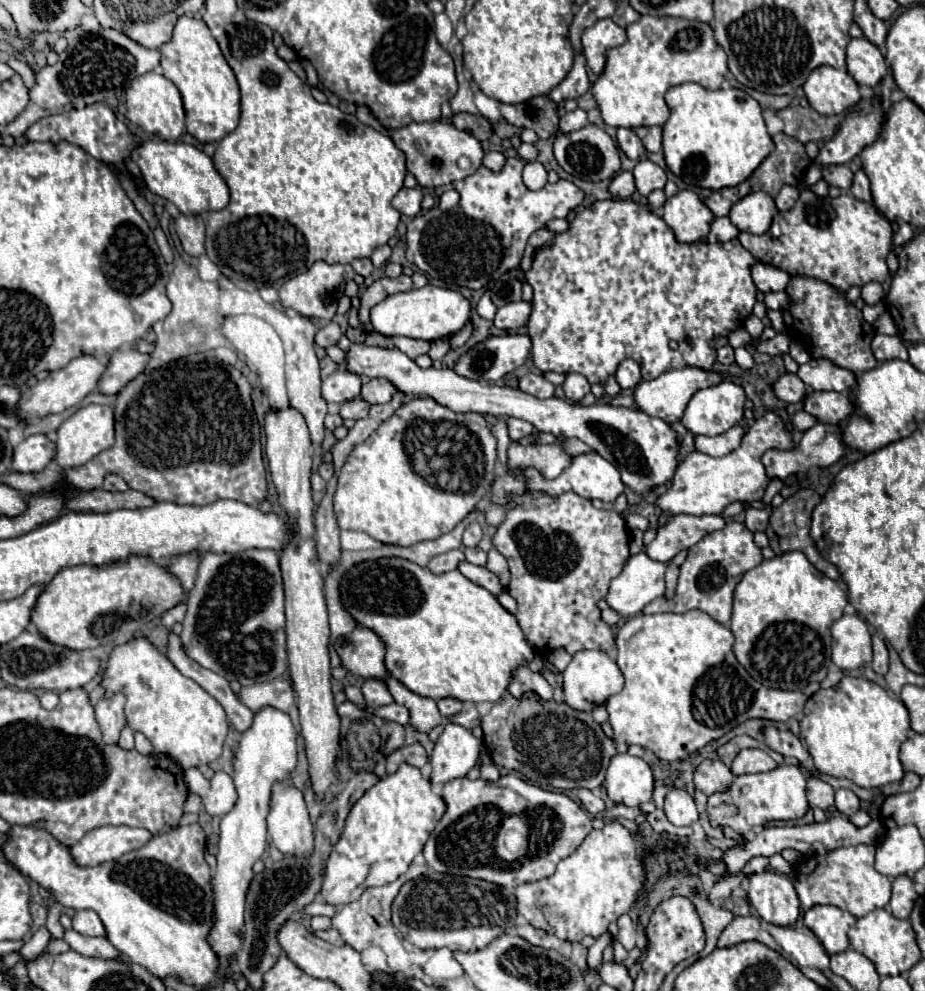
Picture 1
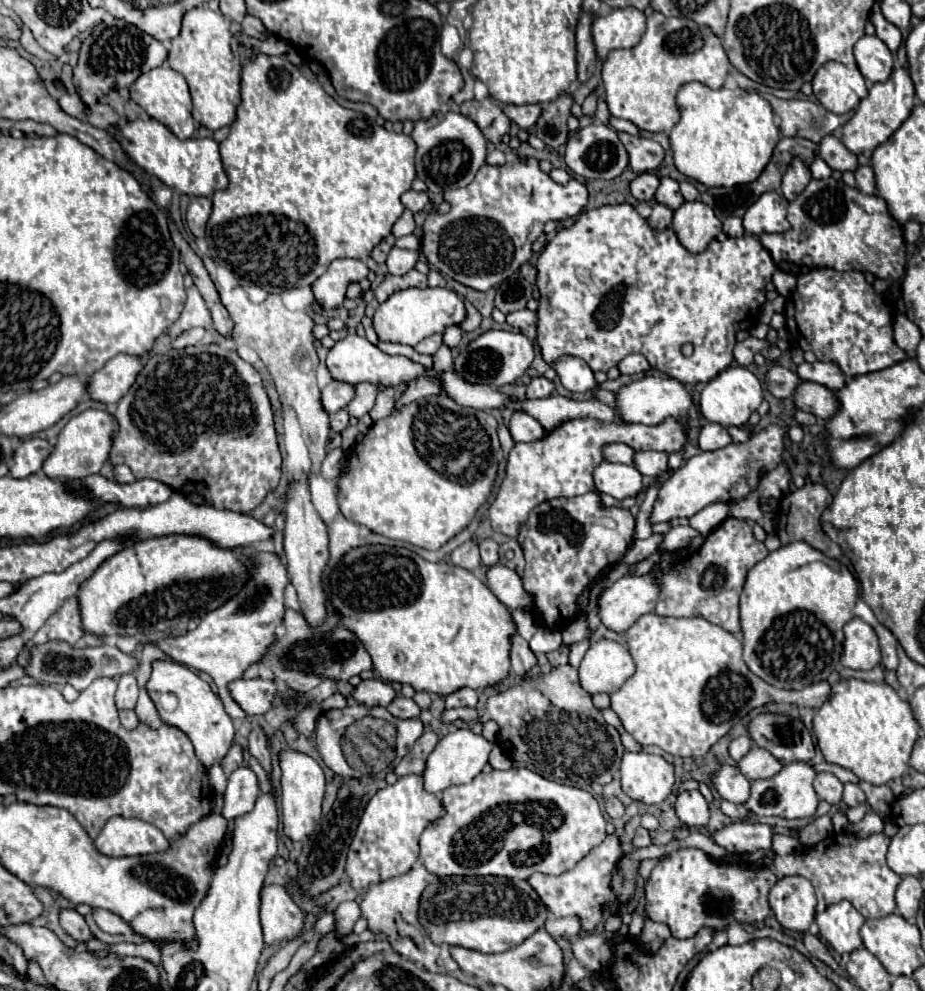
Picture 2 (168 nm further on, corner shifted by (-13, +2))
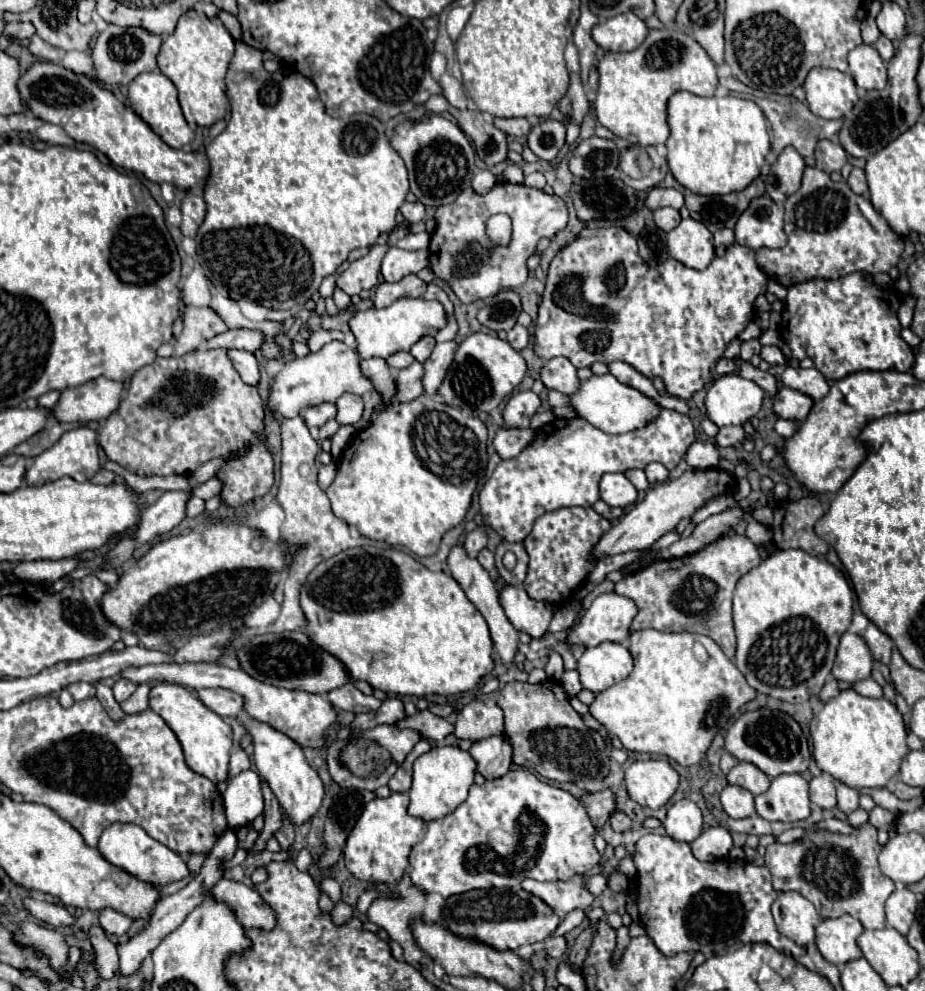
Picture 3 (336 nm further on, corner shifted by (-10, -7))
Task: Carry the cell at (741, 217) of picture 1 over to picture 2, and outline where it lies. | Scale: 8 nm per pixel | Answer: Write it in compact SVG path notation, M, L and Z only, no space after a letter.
M778 192L762 194L744 214L744 230L760 236L762 232L786 232L790 222L786 220L786 200Z

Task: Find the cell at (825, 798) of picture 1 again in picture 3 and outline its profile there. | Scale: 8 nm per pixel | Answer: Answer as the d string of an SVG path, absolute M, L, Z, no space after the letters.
M825 773L819 775L819 777L813 777L811 783L809 783L809 797L821 809L833 809L837 805L833 777L825 775Z

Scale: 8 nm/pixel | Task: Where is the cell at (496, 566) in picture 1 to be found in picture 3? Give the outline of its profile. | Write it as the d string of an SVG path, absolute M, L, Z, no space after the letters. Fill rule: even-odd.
M501 543L495 551L495 565L499 569L499 575L509 585L515 585L515 587L523 585L523 579L525 579L525 573L527 573L527 563L529 563L529 557L527 557L527 551L521 543ZM505 551L513 551L515 557L517 557L517 565L515 565L513 571L507 571L501 563Z

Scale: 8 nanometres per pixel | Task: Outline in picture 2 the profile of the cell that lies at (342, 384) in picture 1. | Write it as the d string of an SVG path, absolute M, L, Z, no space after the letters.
M330 382L328 386L322 388L322 408L328 414L336 414L338 410L346 408L348 402L354 398L354 386L352 384L342 384L342 382Z

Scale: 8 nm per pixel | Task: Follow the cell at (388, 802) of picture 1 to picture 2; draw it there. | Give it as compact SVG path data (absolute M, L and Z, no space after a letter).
M416 774L402 776L398 778L396 784L378 790L370 798L360 818L360 824L350 844L348 860L346 860L346 874L356 890L406 874L412 868L412 864L418 860L420 856L418 838L422 830L432 820L442 816L440 798L436 794L426 792L422 784L424 784L422 776L416 776Z

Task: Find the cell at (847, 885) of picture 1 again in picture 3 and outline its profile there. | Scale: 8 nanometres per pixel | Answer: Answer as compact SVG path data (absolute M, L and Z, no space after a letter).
M869 823L861 825L853 835L839 835L839 833L805 833L801 841L795 843L773 843L767 847L765 853L765 867L773 875L775 891L797 891L817 907L821 917L839 917L849 913L851 917L859 919L865 929L883 929L885 927L885 901L895 891L895 883L879 871L877 857L881 853L881 845L877 841L877 829Z

